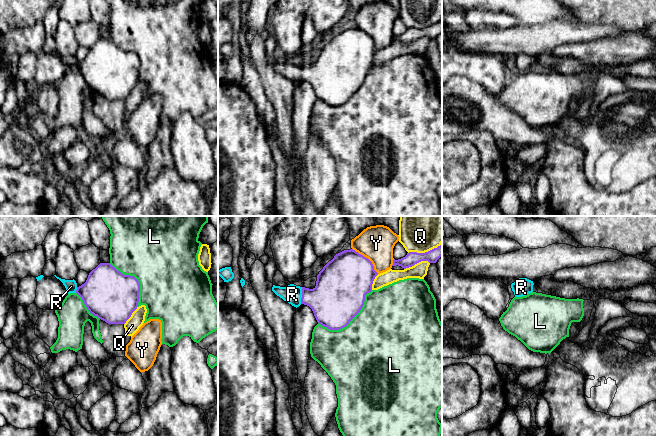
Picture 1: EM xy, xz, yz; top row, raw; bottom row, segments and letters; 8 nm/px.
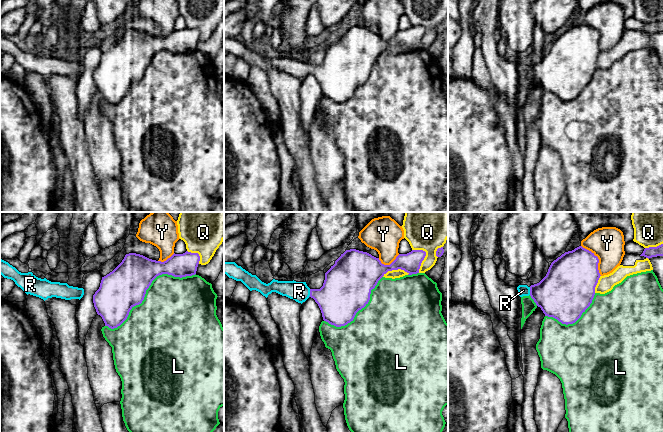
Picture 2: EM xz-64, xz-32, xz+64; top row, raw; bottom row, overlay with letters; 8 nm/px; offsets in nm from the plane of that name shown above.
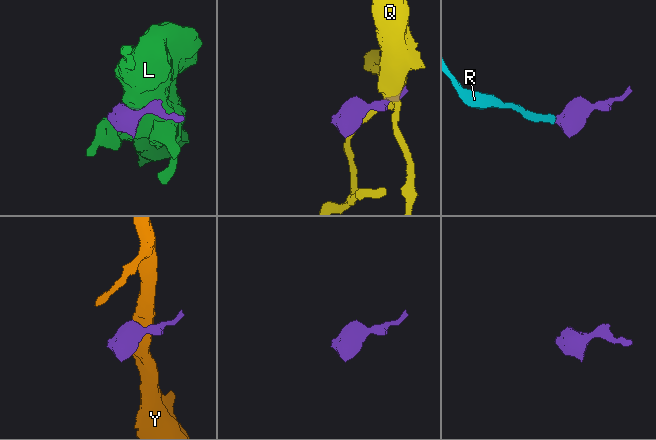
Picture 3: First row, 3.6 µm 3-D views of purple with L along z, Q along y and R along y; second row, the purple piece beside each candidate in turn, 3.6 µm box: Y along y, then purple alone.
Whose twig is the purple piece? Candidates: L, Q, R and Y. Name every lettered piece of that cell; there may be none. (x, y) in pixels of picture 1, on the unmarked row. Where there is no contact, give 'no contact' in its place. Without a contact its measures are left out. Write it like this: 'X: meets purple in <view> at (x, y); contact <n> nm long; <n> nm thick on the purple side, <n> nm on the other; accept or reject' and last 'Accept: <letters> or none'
L: meets purple in xz at (350, 96); contact 500 nm long; 420 nm thick on the purple side, 500 nm on the other; reject
Q: meets purple in xz at (425, 28); contact 280 nm long; 110 nm thick on the purple side, 240 nm on the other; reject
R: meets purple in xz at (302, 71); contact 140 nm long; 360 nm thick on the purple side, 150 nm on the other; accept
Y: meets purple in xz at (367, 34); contact 300 nm long; 400 nm thick on the purple side, 280 nm on the other; reject
Accept: R

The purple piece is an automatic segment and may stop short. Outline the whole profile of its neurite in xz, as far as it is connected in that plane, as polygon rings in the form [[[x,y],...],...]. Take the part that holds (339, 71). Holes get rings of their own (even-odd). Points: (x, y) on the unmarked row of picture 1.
[[[353,25],[344,26],[334,32],[317,51],[313,65],[290,60],[286,63],[273,61],[272,67],[294,83],[309,82],[319,100],[330,106],[340,106],[360,88],[365,71],[372,67],[372,60],[378,49],[372,38]]]

